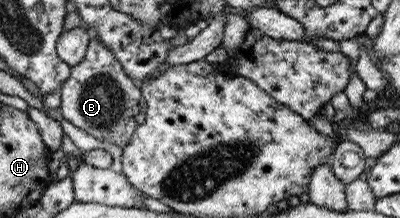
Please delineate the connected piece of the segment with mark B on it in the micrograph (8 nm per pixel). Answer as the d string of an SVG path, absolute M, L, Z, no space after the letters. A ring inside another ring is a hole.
M89 38L82 60L70 67L68 78L61 84L59 90L60 113L62 118L68 120L76 128L84 130L90 136L94 136L96 140L109 142L123 150L137 126L134 122L134 116L139 114L137 102L141 98L138 85L139 83L134 82L133 78L124 74L121 64L102 43L98 43L98 39Z

